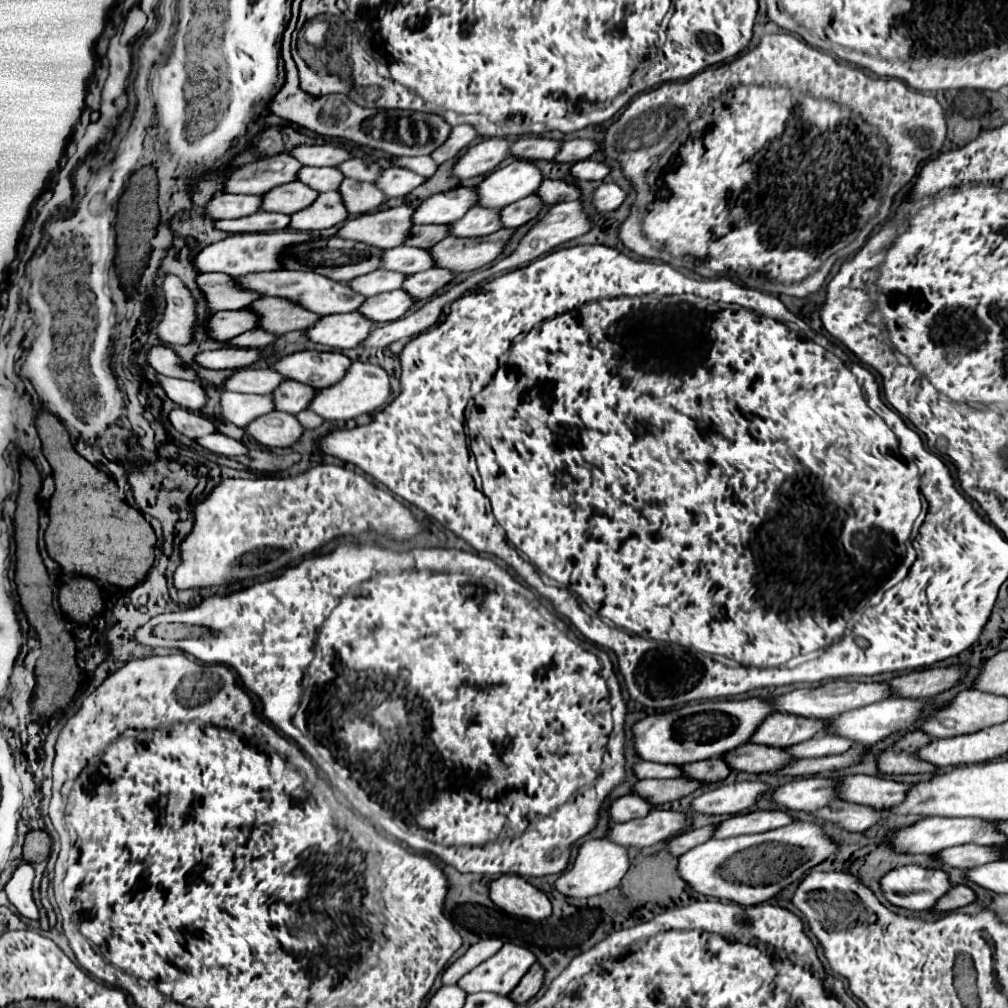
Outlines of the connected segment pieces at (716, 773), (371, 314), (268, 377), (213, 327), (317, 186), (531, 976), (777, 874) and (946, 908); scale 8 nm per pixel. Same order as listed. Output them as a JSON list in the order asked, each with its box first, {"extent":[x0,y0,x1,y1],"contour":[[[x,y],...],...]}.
[{"extent":[682,758,730,782],"contour":[[[708,758],[702,762],[692,762],[682,766],[682,776],[698,782],[720,782],[728,776],[730,768],[724,764],[722,758]]]},{"extent":[356,290,416,324],"contour":[[[390,290],[386,294],[366,298],[366,302],[356,312],[360,312],[364,318],[372,318],[376,324],[384,324],[404,316],[414,302],[416,300],[410,298],[410,294],[406,294],[404,290]]]},{"extent":[222,370,284,394],"contour":[[[236,370],[230,378],[222,382],[222,390],[242,392],[242,394],[272,394],[276,386],[284,380],[274,370]]]},{"extent":[206,310,258,342],"contour":[[[234,310],[234,312],[216,312],[206,320],[206,334],[216,342],[226,342],[250,328],[254,328],[258,316],[250,310]]]},{"extent":[298,168,342,192],"contour":[[[308,168],[298,172],[298,180],[316,192],[326,192],[326,190],[338,190],[342,182],[342,174],[336,168]]]},{"extent":[508,962,544,1004],"contour":[[[536,962],[534,966],[530,966],[530,970],[522,976],[522,980],[518,982],[518,986],[508,994],[510,1000],[514,1000],[516,1004],[524,1004],[530,998],[536,996],[536,992],[542,986],[542,978],[544,978],[544,970],[542,966]]]},{"extent":[676,822,838,906],"contour":[[[792,822],[790,826],[782,826],[778,830],[702,842],[678,856],[676,870],[688,888],[702,896],[754,906],[774,898],[782,888],[800,880],[812,866],[834,854],[836,848],[838,846],[818,824]]]},{"extent":[934,884,976,912],"contour":[[[960,884],[960,886],[954,886],[946,896],[942,896],[940,902],[936,902],[934,912],[952,912],[974,900],[976,900],[976,894],[972,892],[972,888]]]}]

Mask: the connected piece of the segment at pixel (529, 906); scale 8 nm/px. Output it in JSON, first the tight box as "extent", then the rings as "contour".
{"extent":[490,876,552,920],"contour":[[[500,876],[490,882],[490,900],[504,912],[530,920],[544,920],[552,914],[552,904],[544,892],[518,876]]]}

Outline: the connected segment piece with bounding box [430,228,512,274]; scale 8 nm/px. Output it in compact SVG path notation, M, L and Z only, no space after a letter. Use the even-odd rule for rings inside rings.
M498 230L482 238L454 238L446 236L442 242L430 248L436 268L450 270L454 274L474 272L490 264L504 248L506 240L512 236L512 230Z

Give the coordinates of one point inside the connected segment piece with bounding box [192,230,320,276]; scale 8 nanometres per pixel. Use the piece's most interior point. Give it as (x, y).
(238, 254)

